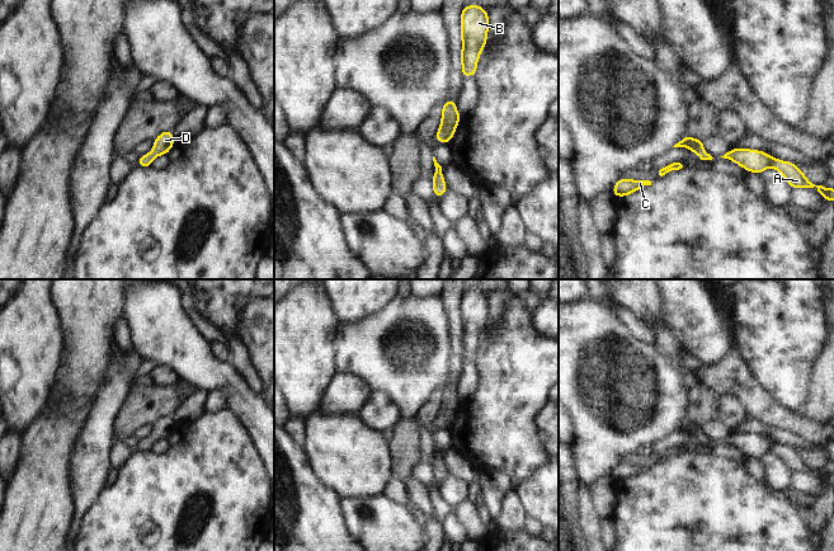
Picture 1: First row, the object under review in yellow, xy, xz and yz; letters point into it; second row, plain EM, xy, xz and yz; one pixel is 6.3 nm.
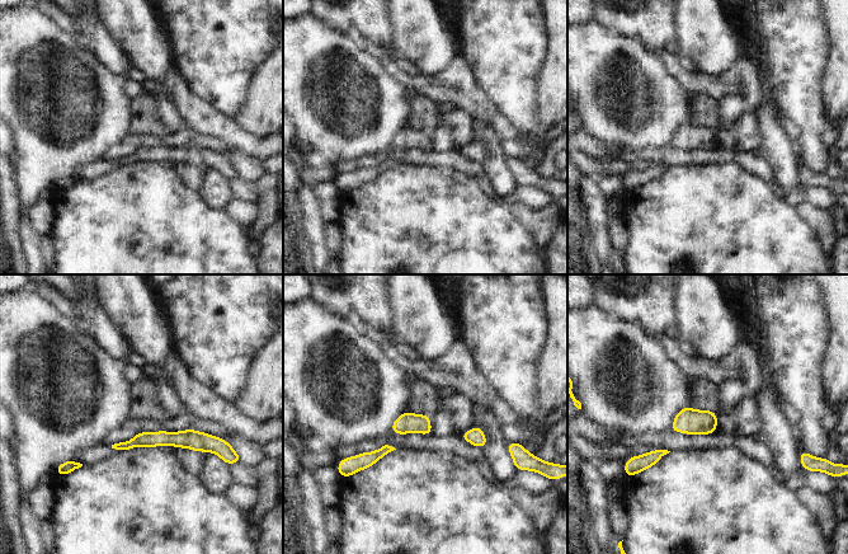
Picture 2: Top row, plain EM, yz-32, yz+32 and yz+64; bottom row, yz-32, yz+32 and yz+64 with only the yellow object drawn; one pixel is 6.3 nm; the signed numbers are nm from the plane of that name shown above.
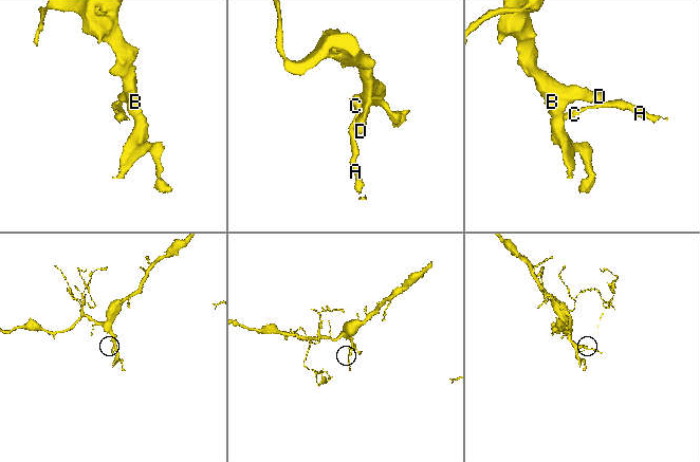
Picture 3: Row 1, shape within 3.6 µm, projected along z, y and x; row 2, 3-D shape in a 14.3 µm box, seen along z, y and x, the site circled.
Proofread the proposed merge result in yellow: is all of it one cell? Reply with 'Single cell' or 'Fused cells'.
Single cell

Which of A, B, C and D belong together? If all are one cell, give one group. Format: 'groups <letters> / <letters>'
groups A B C D

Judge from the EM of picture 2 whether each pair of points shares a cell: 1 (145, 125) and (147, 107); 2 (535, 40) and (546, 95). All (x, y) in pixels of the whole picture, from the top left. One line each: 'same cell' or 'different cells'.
1: same cell
2: different cells

